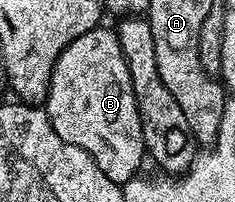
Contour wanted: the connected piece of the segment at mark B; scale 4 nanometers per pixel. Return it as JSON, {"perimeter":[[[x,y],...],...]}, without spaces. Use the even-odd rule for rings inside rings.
{"perimeter":[[[98,26],[87,34],[75,38],[59,54],[49,94],[43,101],[51,126],[63,142],[71,142],[87,154],[111,178],[111,182],[124,185],[134,179],[146,159],[141,119],[131,84],[131,74],[119,46],[119,38],[112,27]]]}

